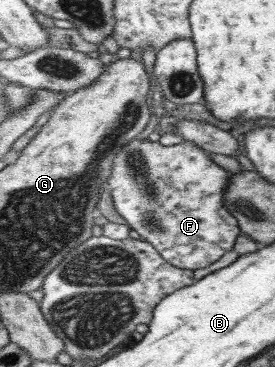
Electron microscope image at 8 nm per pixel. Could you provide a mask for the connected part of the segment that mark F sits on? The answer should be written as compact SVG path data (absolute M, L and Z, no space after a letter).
M137 137L125 144L113 158L107 184L118 215L129 228L139 233L141 240L151 243L167 263L181 269L195 270L209 267L227 251L234 249L237 236L242 234L237 221L223 205L223 192L229 178L231 173L216 164L211 159L211 153L195 143L184 141L165 146L158 141Z

